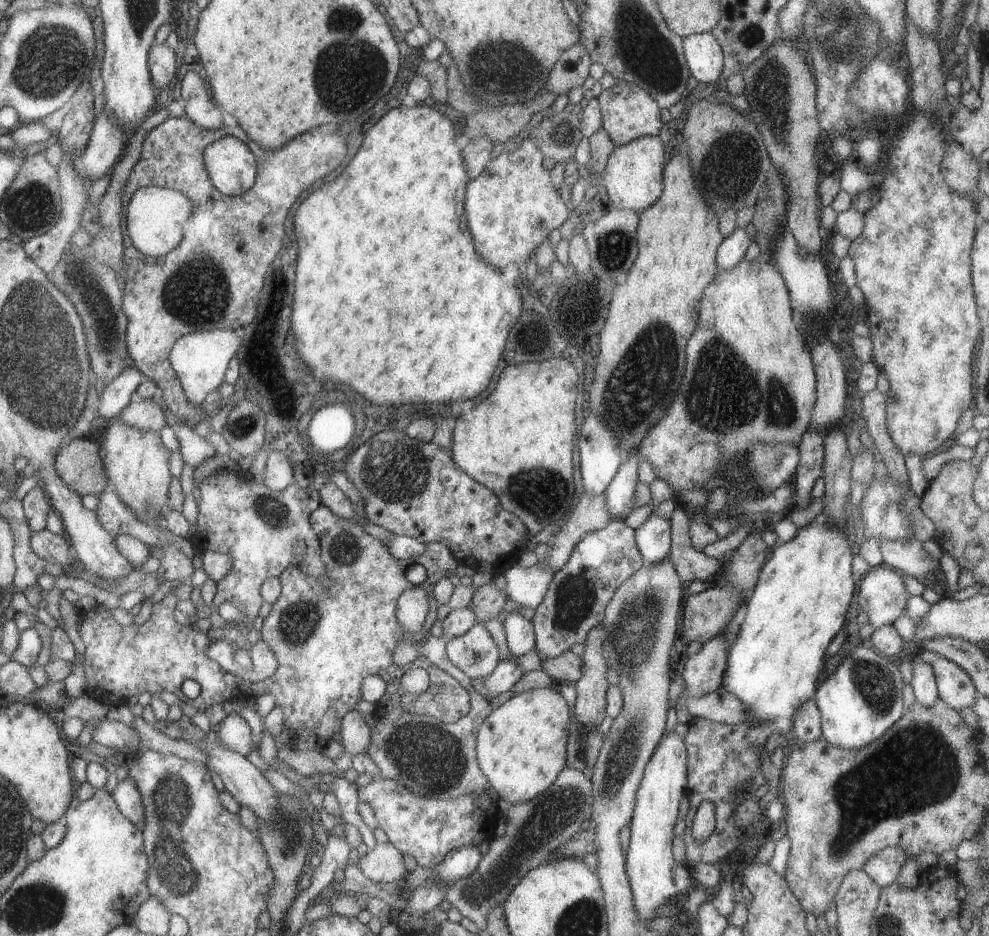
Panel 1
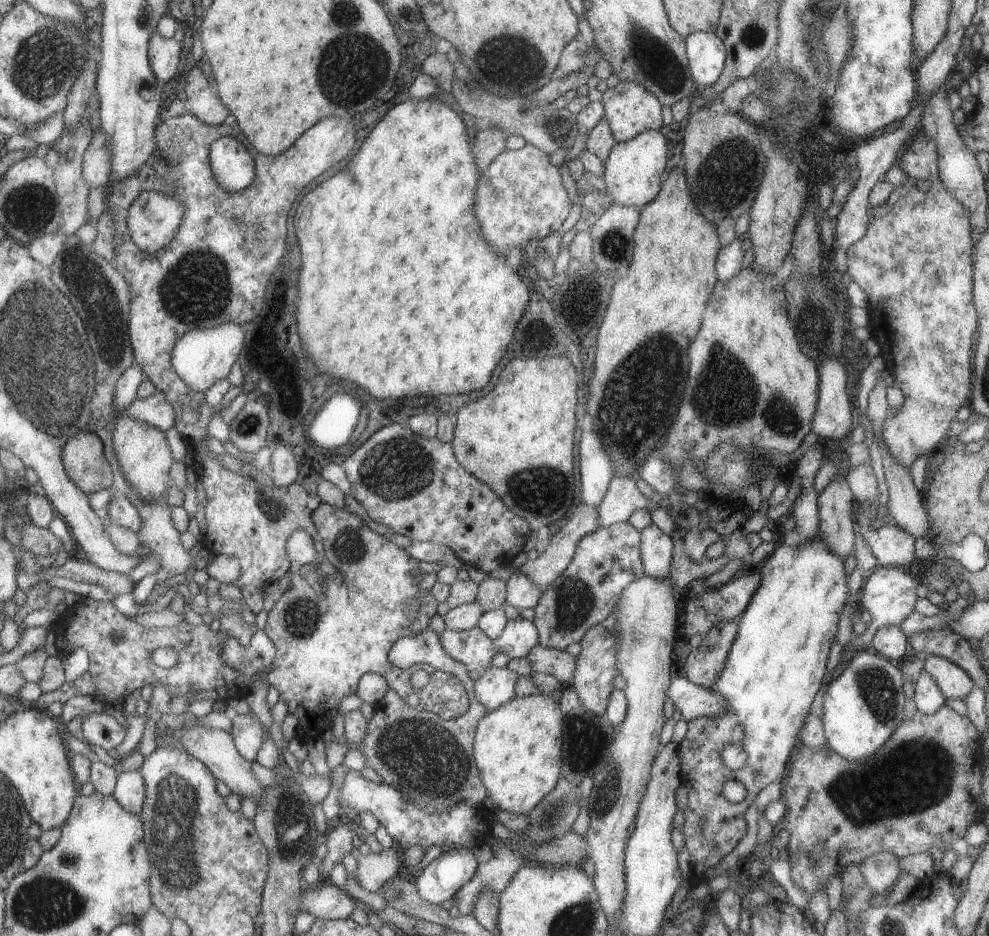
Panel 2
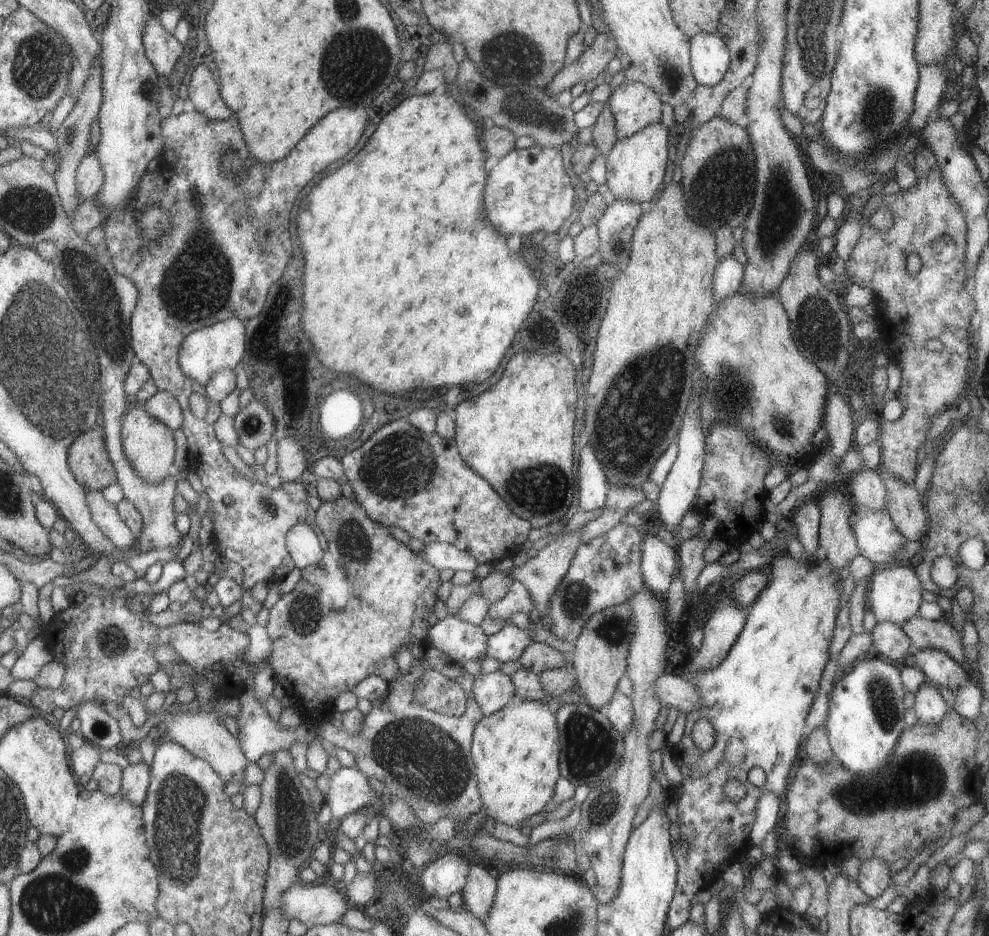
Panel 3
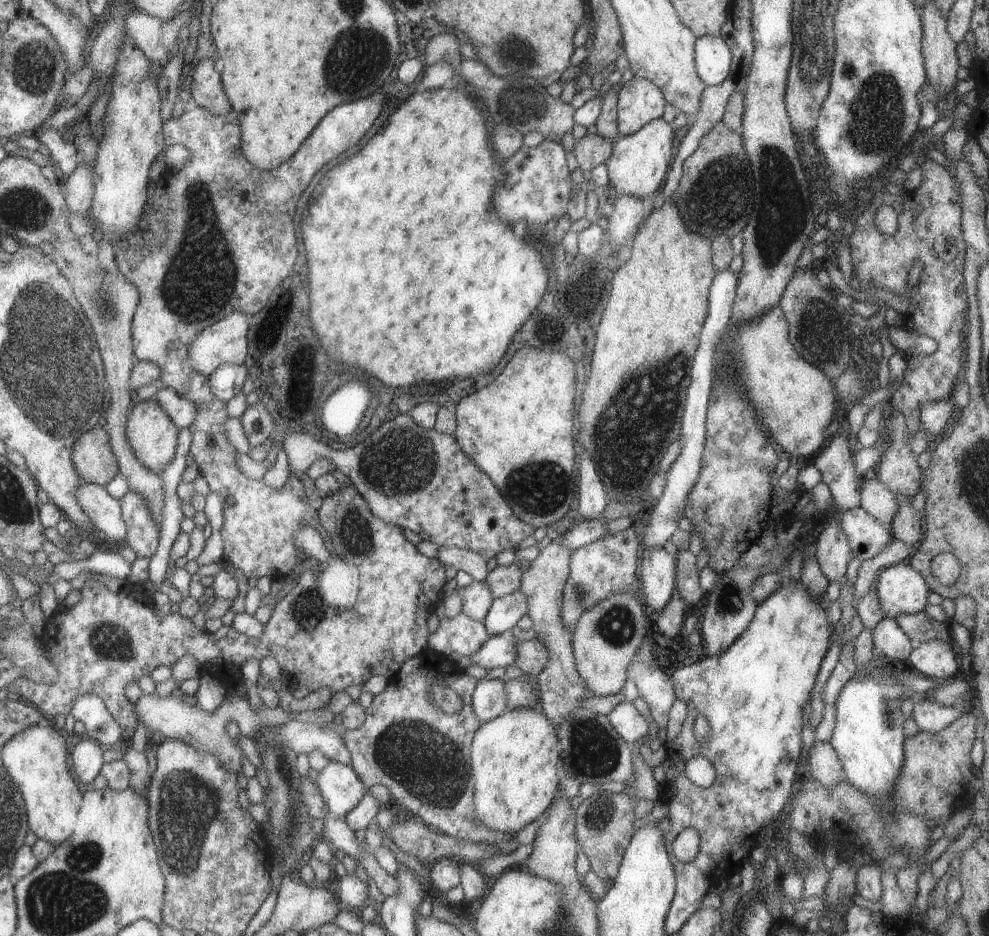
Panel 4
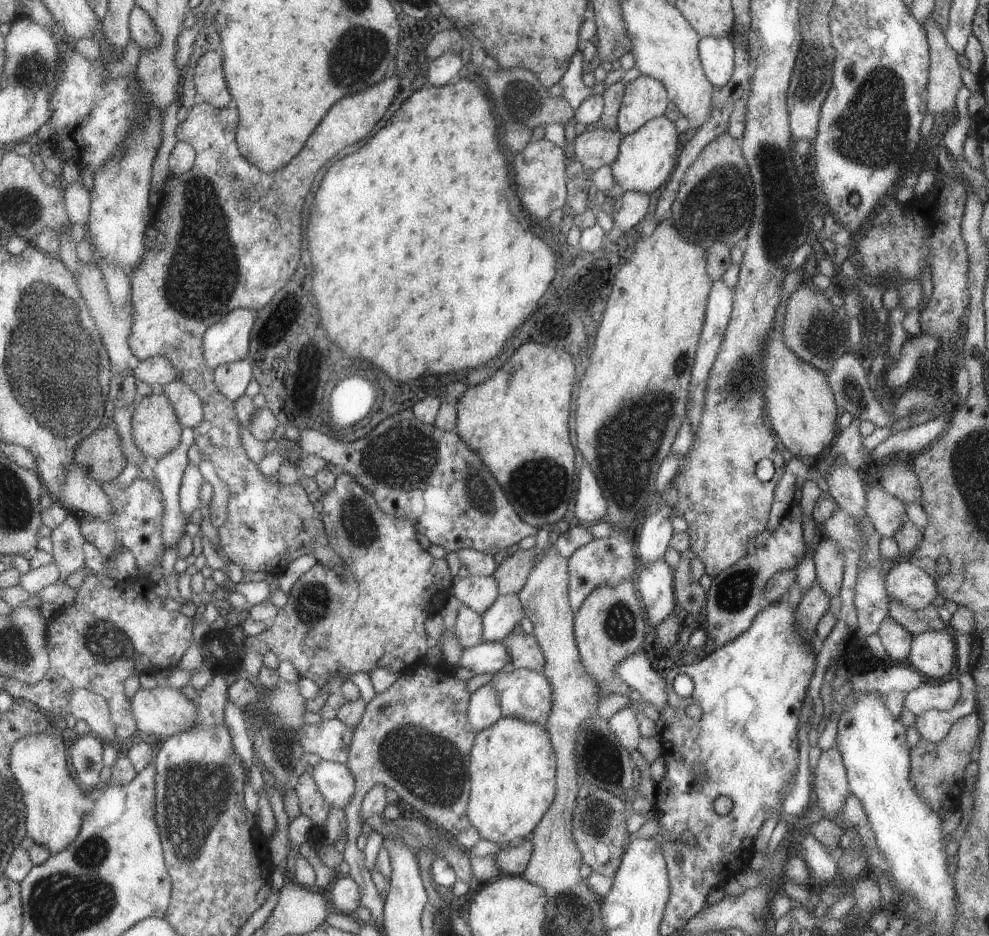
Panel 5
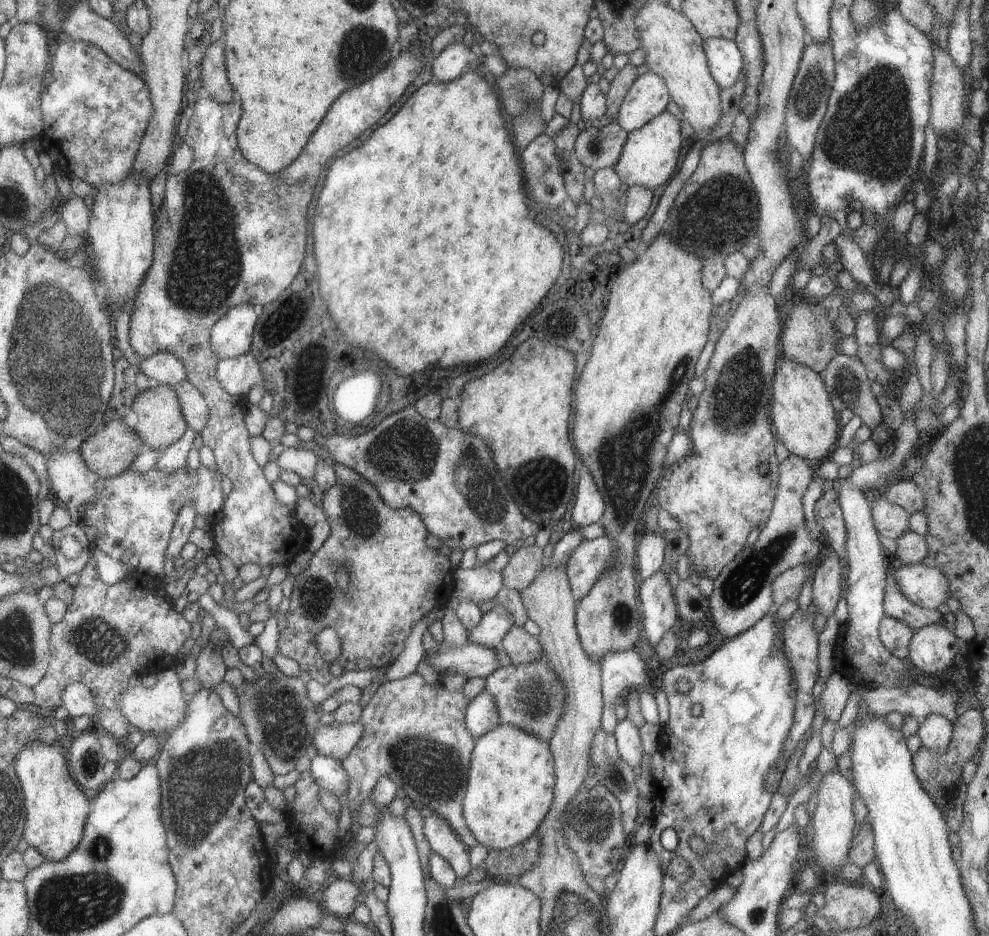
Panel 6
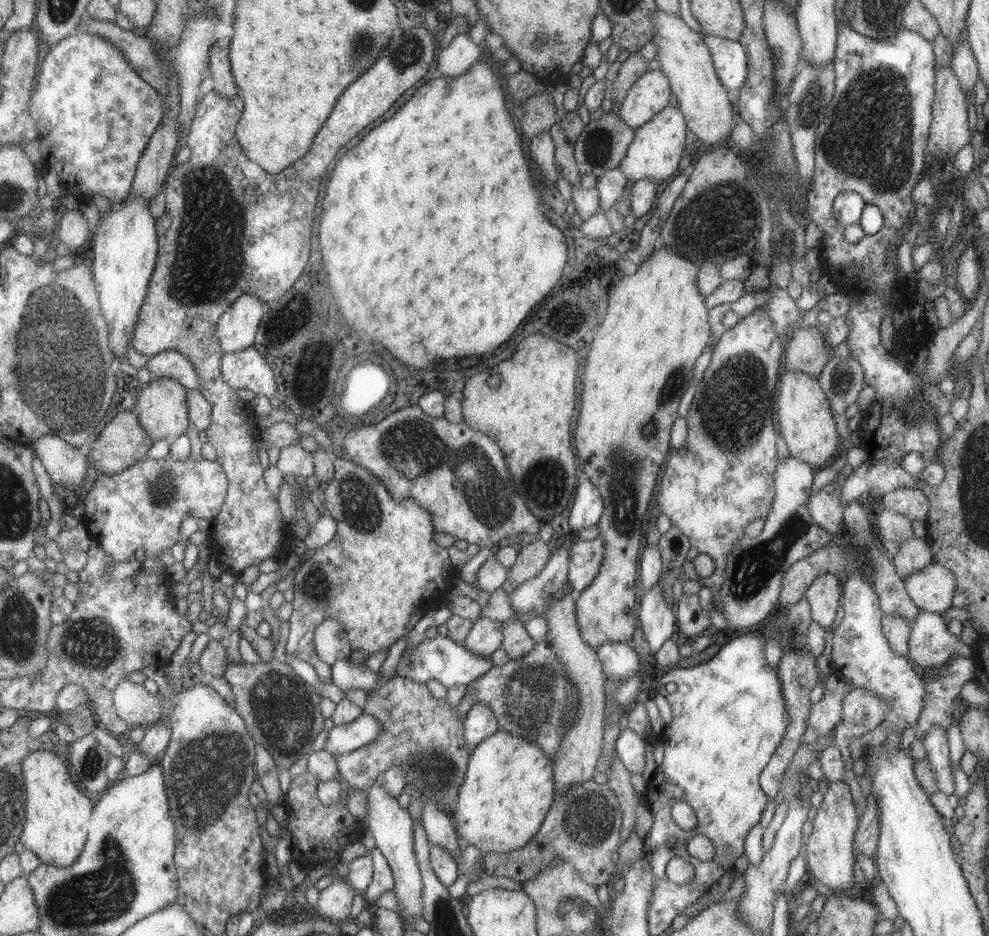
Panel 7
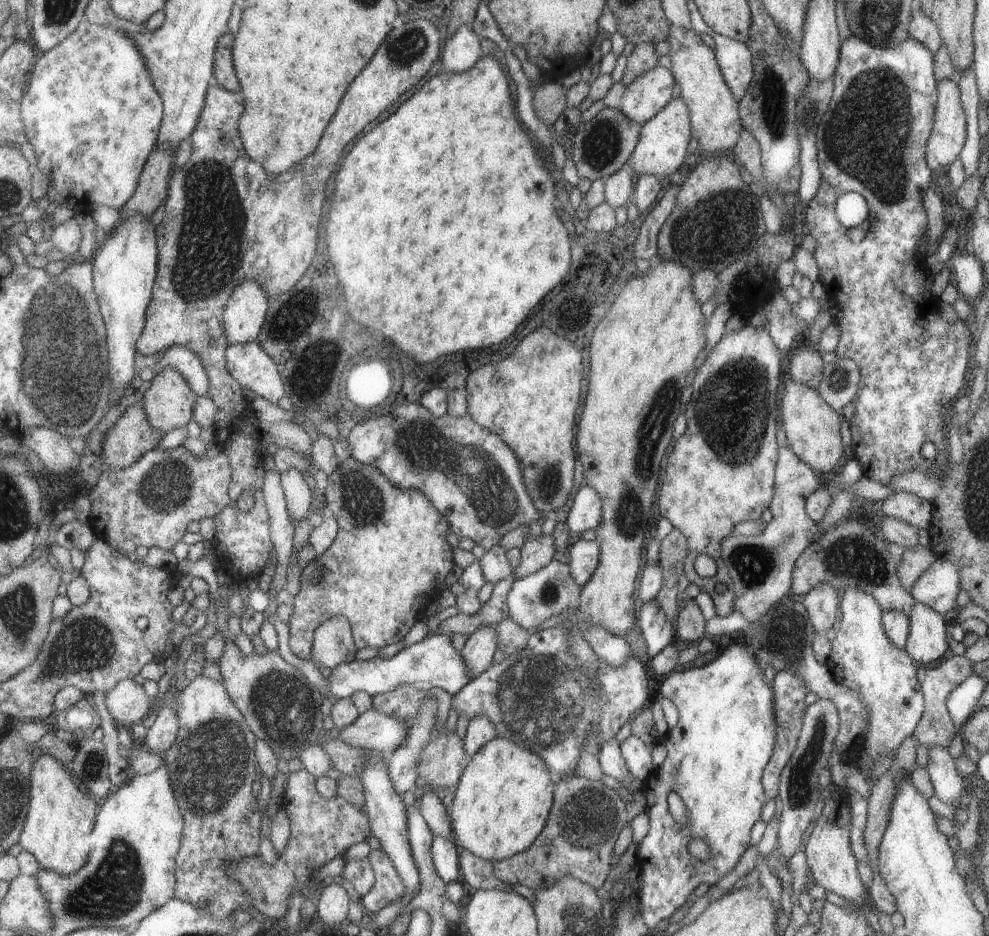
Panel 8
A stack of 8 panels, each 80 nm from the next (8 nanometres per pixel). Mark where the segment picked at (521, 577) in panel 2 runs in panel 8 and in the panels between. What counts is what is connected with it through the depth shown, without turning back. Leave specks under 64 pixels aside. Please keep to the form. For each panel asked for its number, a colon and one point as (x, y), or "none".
3: (517, 599)
4: (503, 613)
5: (505, 611)
6: (495, 620)
7: (484, 636)
8: (477, 652)

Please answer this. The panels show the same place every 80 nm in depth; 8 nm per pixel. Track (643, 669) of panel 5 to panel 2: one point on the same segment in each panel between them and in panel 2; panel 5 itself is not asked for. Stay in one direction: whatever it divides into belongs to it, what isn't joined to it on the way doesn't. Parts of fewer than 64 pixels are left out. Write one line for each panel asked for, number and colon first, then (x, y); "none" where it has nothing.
2: (693, 701)
3: (671, 690)
4: (657, 689)

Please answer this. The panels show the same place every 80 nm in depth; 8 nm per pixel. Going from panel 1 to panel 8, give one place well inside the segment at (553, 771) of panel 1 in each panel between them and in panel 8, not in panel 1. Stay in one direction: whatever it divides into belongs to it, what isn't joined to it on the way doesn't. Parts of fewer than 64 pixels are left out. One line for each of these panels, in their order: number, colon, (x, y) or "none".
2: (517, 747)
3: (515, 750)
4: (514, 757)
5: (512, 768)
6: (510, 784)
7: (508, 787)
8: (502, 800)

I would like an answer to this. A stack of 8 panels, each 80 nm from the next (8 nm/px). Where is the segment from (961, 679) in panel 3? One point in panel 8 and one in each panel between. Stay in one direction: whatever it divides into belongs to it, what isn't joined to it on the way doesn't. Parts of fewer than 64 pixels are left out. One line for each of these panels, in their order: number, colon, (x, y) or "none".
4: (936, 659)
5: (932, 653)
6: (932, 648)
7: (931, 644)
8: (926, 642)

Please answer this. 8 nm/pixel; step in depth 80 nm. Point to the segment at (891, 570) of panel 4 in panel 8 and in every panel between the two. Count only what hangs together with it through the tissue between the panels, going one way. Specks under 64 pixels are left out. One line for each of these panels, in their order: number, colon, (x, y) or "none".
5: (906, 584)
6: (926, 587)
7: (931, 587)
8: (937, 587)

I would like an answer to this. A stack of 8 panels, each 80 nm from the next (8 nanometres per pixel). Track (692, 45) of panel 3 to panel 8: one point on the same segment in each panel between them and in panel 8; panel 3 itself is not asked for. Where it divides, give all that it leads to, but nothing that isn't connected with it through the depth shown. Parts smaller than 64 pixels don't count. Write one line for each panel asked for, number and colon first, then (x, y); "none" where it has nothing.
4: (712, 58)
5: (716, 55)
6: (723, 57)
7: (728, 58)
8: (733, 58)

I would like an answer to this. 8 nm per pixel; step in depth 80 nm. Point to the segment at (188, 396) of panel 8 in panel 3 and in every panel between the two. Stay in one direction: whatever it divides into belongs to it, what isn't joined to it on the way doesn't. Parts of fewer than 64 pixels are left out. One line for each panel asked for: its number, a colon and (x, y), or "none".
3: (148, 445)
4: (151, 436)
5: (155, 431)
6: (159, 422)
7: (161, 410)

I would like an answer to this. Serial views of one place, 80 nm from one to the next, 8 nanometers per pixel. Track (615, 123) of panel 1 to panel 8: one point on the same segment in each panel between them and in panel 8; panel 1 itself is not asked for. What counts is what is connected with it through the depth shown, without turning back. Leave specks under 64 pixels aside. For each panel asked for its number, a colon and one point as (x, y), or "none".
2: (629, 109)
3: (633, 105)
4: (639, 101)
5: (644, 97)
6: (647, 96)
7: (649, 94)
8: (647, 94)

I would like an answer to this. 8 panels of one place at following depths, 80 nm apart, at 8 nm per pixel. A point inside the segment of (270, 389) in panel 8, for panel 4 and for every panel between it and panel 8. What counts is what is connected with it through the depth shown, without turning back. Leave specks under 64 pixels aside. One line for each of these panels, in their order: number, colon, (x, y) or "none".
4: (225, 380)
5: (231, 379)
6: (236, 375)
7: (246, 369)

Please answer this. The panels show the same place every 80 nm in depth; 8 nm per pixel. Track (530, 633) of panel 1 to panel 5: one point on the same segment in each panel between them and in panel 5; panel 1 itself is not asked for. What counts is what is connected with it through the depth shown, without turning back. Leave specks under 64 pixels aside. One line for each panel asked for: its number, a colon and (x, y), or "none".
2: (519, 635)
3: (507, 644)
4: (499, 650)
5: (488, 656)

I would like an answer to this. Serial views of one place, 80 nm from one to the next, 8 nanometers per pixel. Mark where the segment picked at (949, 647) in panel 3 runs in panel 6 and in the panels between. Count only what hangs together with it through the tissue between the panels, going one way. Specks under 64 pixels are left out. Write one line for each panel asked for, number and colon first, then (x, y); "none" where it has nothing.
4: (919, 626)
5: (915, 622)
6: (896, 605)

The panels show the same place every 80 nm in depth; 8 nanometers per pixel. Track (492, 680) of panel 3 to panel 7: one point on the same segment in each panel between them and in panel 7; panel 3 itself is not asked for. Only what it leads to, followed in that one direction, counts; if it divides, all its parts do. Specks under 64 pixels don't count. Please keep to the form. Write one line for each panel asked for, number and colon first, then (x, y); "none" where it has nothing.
4: (488, 698)
5: (483, 707)
6: (480, 716)
7: (479, 723)

